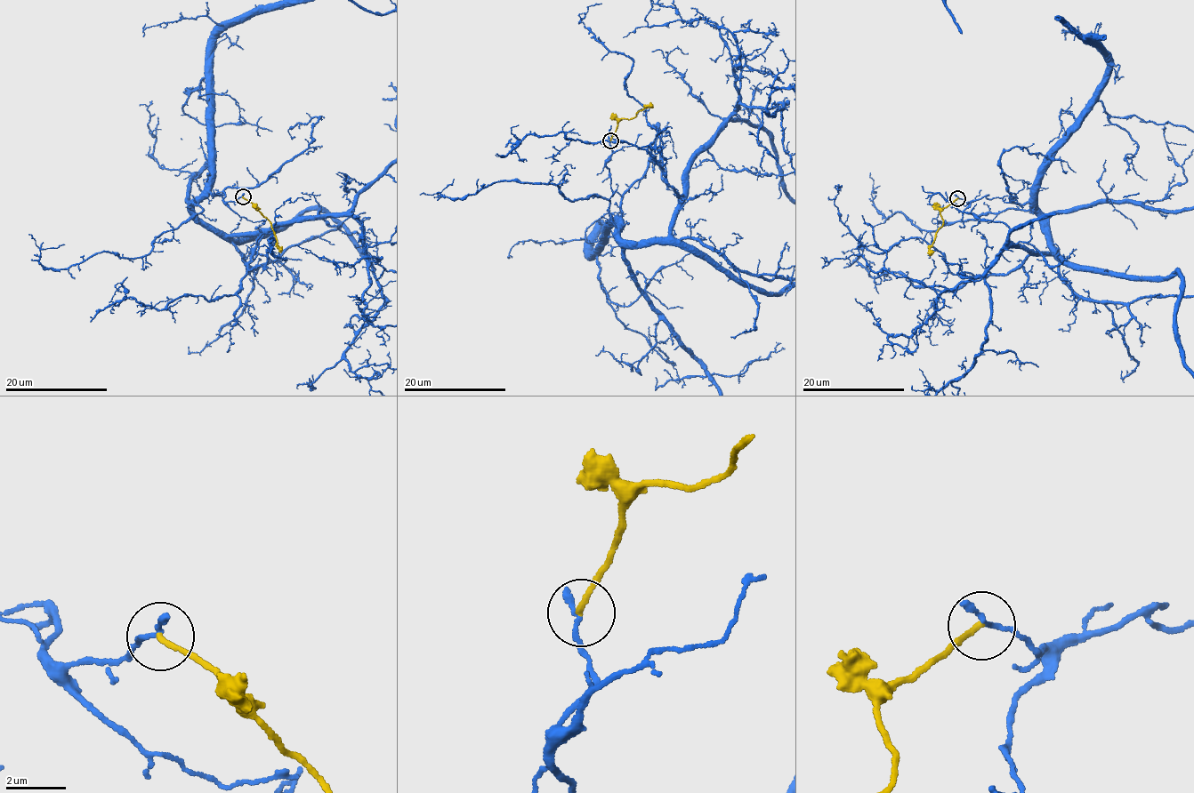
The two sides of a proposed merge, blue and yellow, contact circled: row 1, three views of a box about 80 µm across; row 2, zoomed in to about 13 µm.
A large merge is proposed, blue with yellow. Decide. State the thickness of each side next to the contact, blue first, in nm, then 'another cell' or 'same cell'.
calibres 240 and 170 nm; another cell

